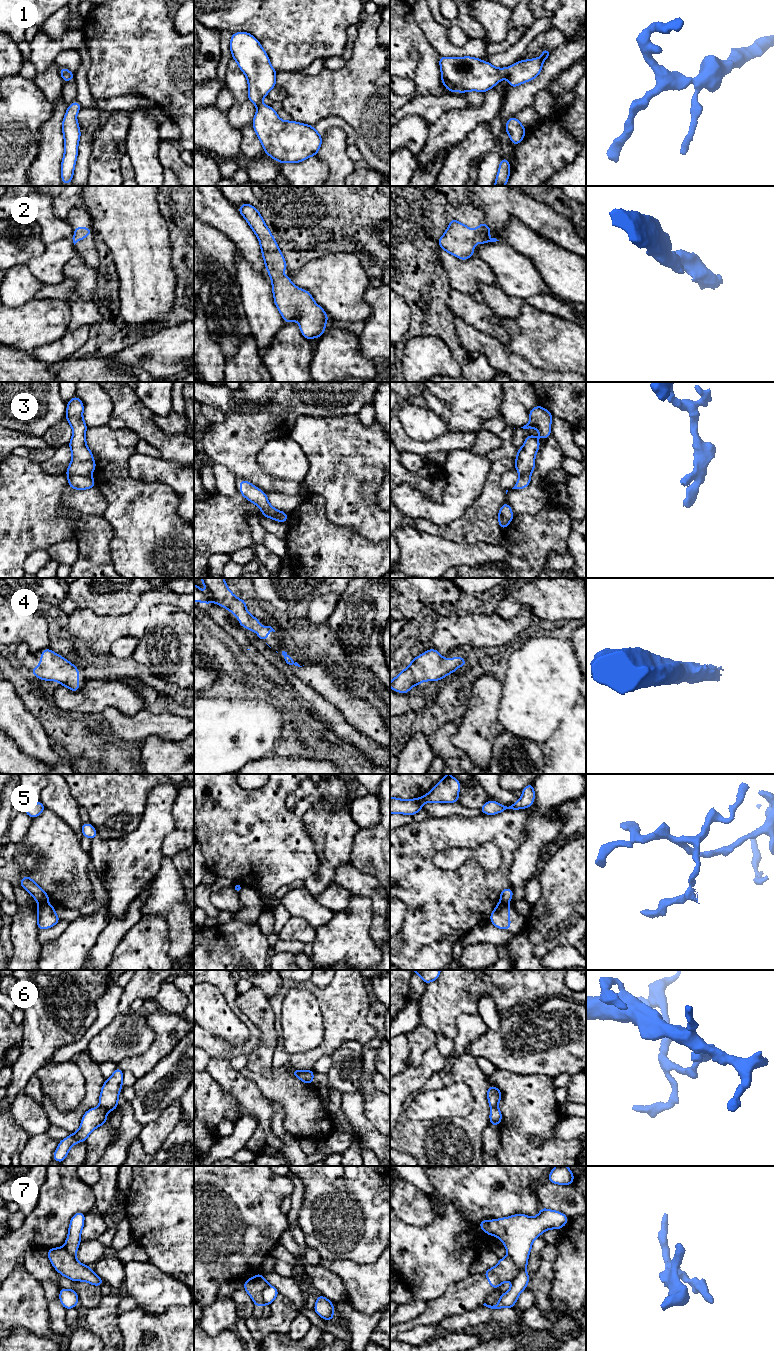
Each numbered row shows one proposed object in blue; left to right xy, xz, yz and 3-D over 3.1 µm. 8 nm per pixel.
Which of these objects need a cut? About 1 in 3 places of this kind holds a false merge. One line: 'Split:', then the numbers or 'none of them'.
Split: 3, 5, 6, 7

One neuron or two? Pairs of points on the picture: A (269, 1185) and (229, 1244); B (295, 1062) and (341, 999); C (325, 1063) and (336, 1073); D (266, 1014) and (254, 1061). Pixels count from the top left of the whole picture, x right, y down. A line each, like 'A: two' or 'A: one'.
A: one
B: one
C: two
D: one

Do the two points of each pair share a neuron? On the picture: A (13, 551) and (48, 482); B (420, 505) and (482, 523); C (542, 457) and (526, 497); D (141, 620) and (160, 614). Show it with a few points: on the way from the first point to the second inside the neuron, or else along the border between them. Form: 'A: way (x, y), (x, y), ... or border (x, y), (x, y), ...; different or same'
A: way (13, 534), (13, 517), (31, 499); same
B: border (475, 498), (458, 518), (447, 524), (438, 525); different
C: way (542, 467), (537, 475), (535, 487); same
D: border (166, 603), (151, 607), (139, 640); different

